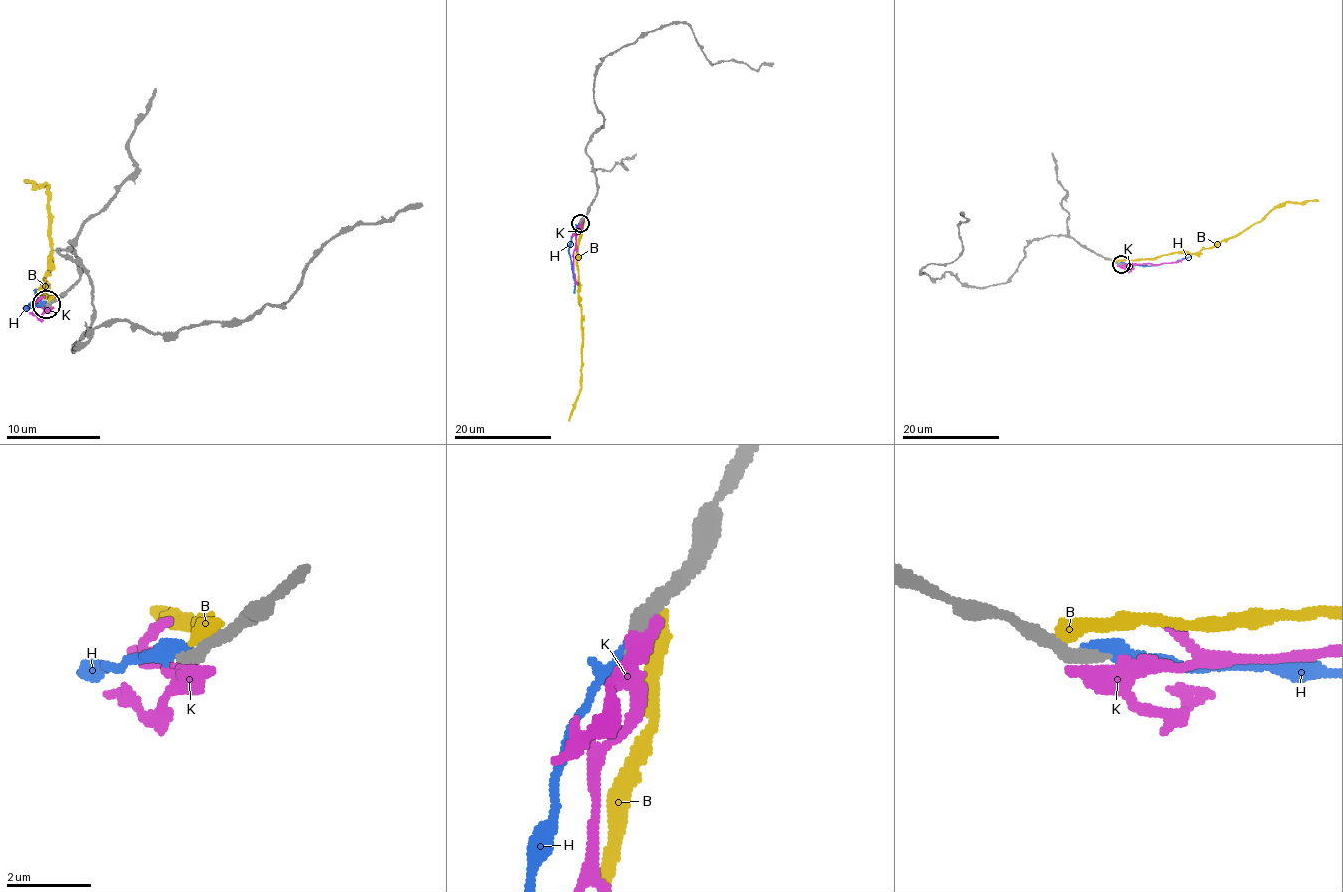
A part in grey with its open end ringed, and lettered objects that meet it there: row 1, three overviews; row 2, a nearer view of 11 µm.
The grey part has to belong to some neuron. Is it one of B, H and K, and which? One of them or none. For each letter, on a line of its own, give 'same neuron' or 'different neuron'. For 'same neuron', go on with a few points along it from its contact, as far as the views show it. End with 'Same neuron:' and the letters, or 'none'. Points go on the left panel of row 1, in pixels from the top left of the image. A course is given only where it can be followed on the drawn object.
B: different neuron
H: different neuron
K: different neuron
Same neuron: none

